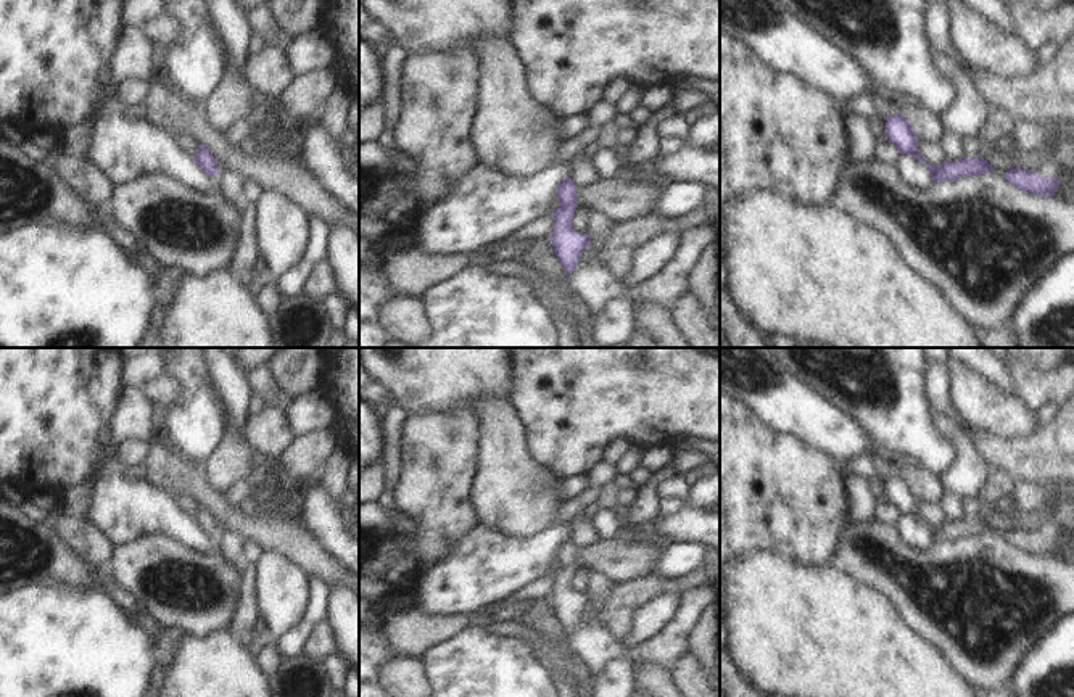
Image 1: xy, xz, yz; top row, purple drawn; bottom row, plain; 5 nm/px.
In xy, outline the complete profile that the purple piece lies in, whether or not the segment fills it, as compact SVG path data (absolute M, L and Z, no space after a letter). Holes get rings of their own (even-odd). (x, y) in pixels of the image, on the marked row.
M198 145L195 151L195 163L204 174L213 175L213 177L219 175L219 171L216 169L217 161L211 155L208 145Z

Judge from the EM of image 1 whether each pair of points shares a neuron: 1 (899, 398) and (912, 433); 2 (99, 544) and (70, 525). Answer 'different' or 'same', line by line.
1: same
2: same

